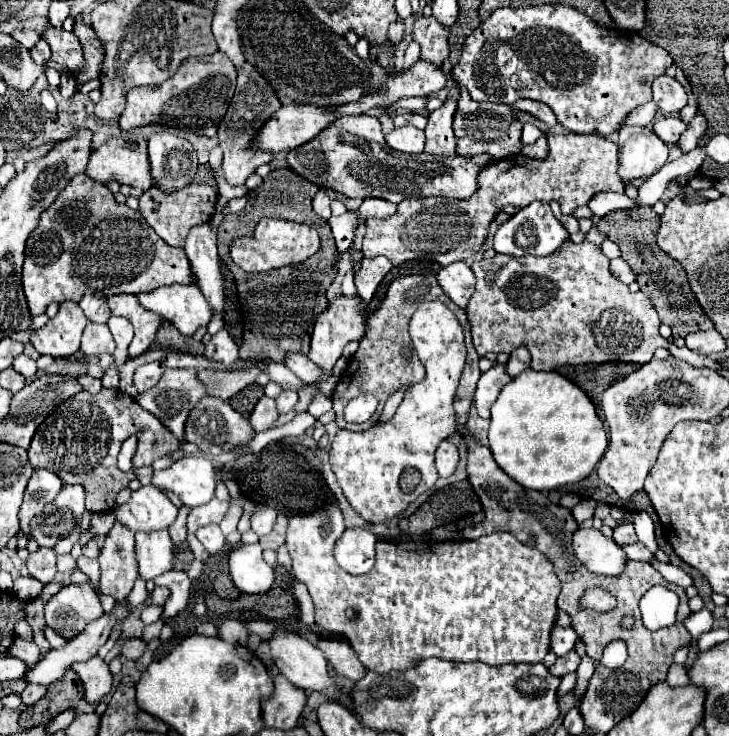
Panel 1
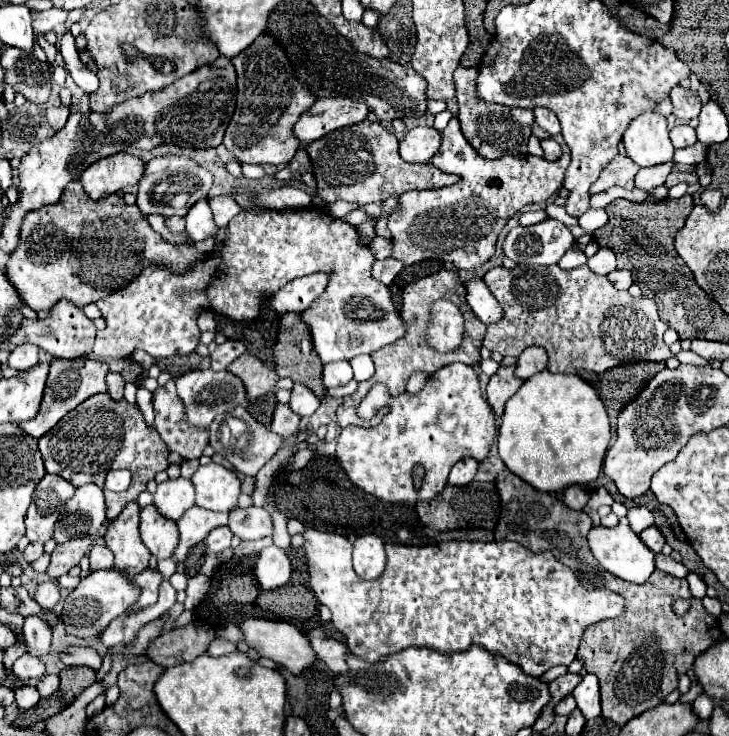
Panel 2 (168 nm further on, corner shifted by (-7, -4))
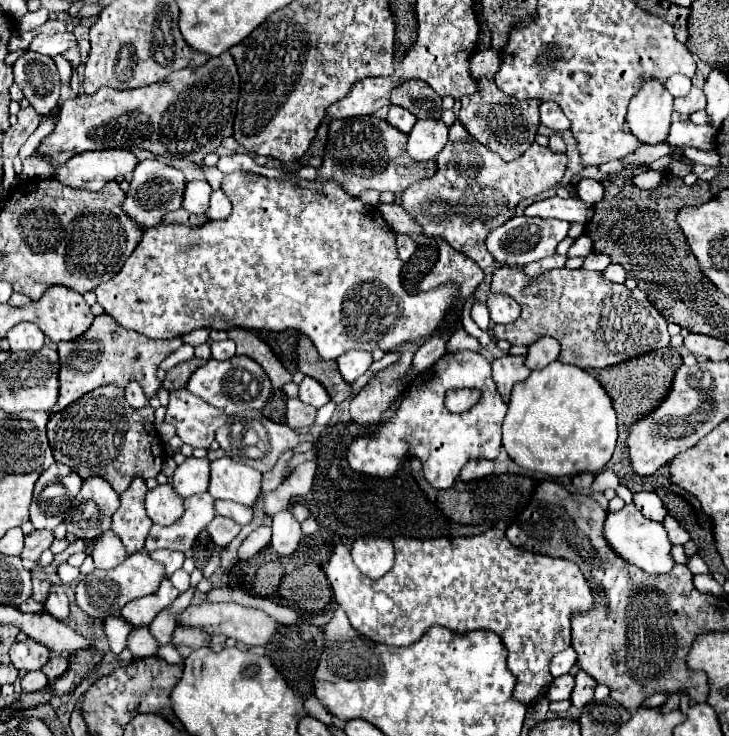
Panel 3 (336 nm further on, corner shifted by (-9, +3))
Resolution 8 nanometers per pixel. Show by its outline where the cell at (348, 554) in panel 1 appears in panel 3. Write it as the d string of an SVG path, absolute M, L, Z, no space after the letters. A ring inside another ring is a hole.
M359 538L351 546L351 558L363 576L377 580L393 568L393 544L385 538Z

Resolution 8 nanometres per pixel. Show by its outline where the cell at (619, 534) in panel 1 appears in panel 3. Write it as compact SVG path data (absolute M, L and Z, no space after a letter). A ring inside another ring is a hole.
M665 516L663 524L665 524L665 530L669 532L669 538L673 540L673 544L685 544L691 540L691 534L673 516Z

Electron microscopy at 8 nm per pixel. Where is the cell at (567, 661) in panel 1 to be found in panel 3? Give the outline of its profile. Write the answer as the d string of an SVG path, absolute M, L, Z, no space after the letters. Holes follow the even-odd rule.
M563 674L559 678L555 678L555 682L549 686L547 690L547 698L551 702L555 700L567 700L573 692L573 686L575 686L575 678L571 674Z

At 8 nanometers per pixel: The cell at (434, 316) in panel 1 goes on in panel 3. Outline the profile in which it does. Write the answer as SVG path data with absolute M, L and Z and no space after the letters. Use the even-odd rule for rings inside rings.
M461 350L445 354L437 364L417 376L411 386L383 414L377 432L355 438L347 450L347 462L353 472L373 478L387 478L397 472L407 456L417 456L423 462L425 478L433 488L451 488L459 478L461 468L469 460L495 460L501 450L501 422L507 404L501 400L495 382L491 380L491 364L477 352ZM449 388L479 388L483 398L477 406L463 414L451 414L443 406Z

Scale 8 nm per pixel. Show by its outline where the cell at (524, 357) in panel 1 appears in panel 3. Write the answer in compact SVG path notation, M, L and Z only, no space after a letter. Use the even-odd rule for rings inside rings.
M545 336L541 340L537 340L535 344L529 346L529 354L525 360L525 366L529 370L537 370L537 368L545 368L547 364L555 362L559 356L559 342Z

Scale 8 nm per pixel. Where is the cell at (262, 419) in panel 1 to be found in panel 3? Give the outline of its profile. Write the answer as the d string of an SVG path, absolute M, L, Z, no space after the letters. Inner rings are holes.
M299 398L287 400L287 424L291 428L299 430L299 428L311 426L315 422L315 414L317 414L317 408L303 404Z

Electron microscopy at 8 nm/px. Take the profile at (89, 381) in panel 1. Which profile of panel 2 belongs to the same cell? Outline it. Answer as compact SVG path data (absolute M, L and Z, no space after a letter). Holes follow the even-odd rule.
M117 373L107 375L107 393L111 395L111 399L119 401L123 397L123 385L125 385L125 381L121 375L117 375Z

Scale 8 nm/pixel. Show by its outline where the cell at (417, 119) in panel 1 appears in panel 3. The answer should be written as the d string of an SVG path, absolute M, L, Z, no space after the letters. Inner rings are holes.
M391 105L389 106L389 114L387 114L387 122L391 126L396 127L405 134L409 134L411 128L413 128L417 118L411 114L408 110L400 106Z

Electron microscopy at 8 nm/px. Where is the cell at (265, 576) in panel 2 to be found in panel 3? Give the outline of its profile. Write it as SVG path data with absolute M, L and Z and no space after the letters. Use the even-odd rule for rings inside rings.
M281 510L273 516L273 538L271 538L271 546L275 548L275 552L279 556L289 556L295 552L295 548L299 546L301 540L301 524L295 520L293 512Z

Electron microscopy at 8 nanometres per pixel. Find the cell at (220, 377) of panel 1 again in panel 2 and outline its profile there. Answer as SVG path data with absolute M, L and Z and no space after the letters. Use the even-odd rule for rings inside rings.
M243 353L239 359L235 359L235 363L231 363L231 367L227 367L227 371L231 371L235 377L239 377L243 381L249 401L269 393L275 387L275 383L279 381L279 377L273 369L269 369L265 363L261 363L257 357L253 357L249 353Z

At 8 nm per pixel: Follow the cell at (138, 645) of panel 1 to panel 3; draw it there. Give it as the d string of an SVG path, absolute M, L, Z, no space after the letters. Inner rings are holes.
M177 626L175 634L173 634L173 644L183 658L187 658L193 650L197 650L201 646L209 646L209 640L211 640L211 636L207 632L203 632L201 628Z

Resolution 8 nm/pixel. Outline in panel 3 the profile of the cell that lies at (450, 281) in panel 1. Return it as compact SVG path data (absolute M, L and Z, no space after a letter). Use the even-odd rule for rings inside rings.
M489 294L487 308L495 324L511 324L521 314L521 306L511 296L505 294Z

